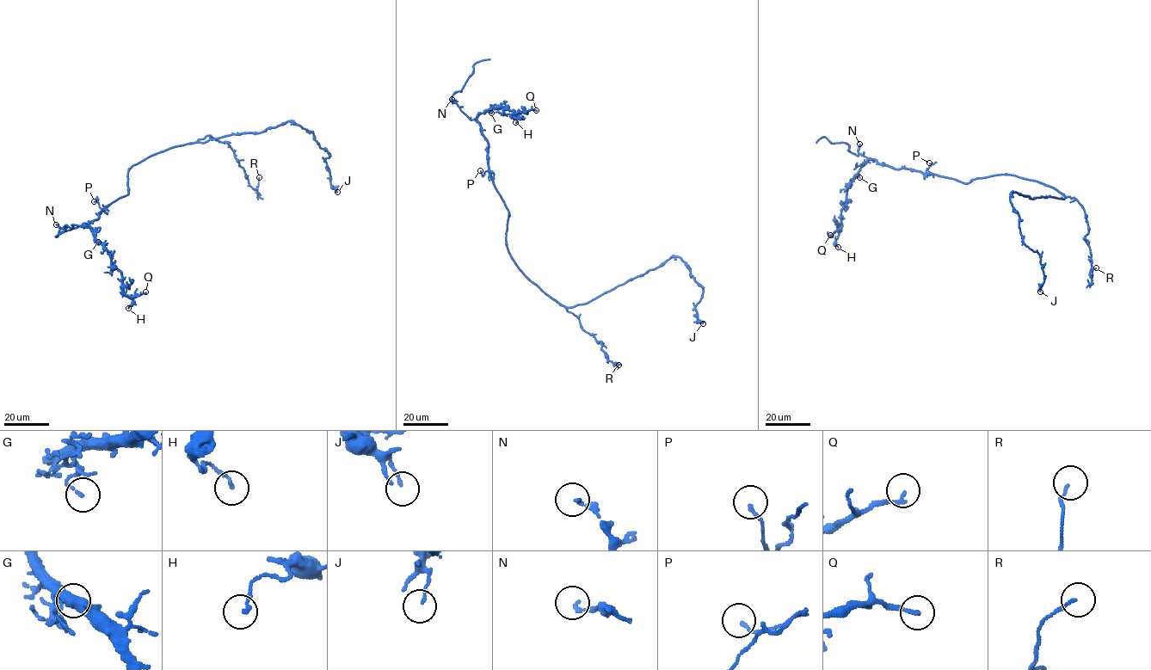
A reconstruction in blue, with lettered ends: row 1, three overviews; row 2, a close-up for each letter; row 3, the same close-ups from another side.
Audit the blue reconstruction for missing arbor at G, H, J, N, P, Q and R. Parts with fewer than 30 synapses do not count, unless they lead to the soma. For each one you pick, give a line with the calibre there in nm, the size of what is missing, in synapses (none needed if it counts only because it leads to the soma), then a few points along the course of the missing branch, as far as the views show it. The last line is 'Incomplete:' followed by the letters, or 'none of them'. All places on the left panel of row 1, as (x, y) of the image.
Incomplete: none of them

